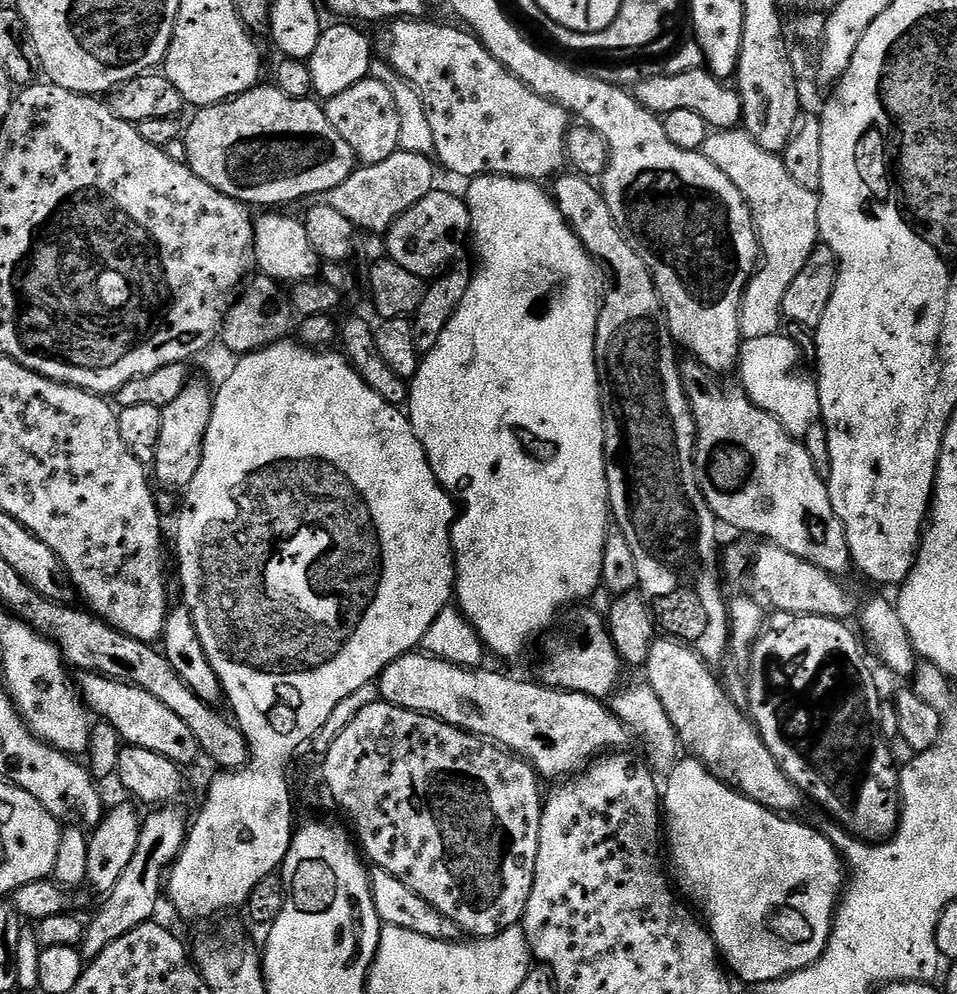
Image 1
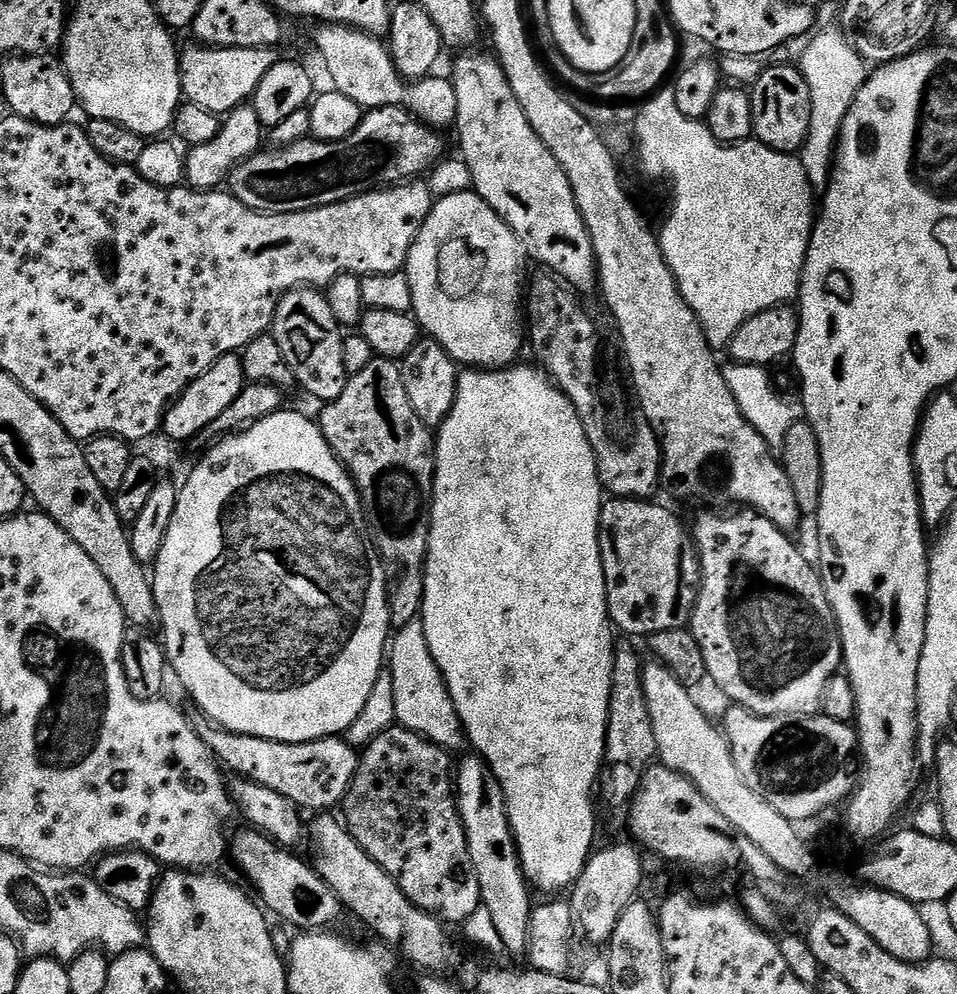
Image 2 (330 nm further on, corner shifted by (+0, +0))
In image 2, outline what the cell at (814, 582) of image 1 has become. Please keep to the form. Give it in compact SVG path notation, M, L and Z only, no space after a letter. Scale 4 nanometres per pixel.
M608 498L605 499L604 505L600 508L600 553L602 554L602 570L604 571L604 577L606 578L606 594L608 595L608 614L609 617L617 629L620 628L629 637L637 638L636 636L641 636L641 638L647 637L649 634L654 632L661 632L662 630L674 630L675 628L683 628L692 619L692 607L696 605L696 593L700 591L700 553L696 550L696 542L692 539L692 533L683 524L674 513L668 508L663 508L660 504L652 504L656 502L649 502L648 500L625 500L623 498Z

